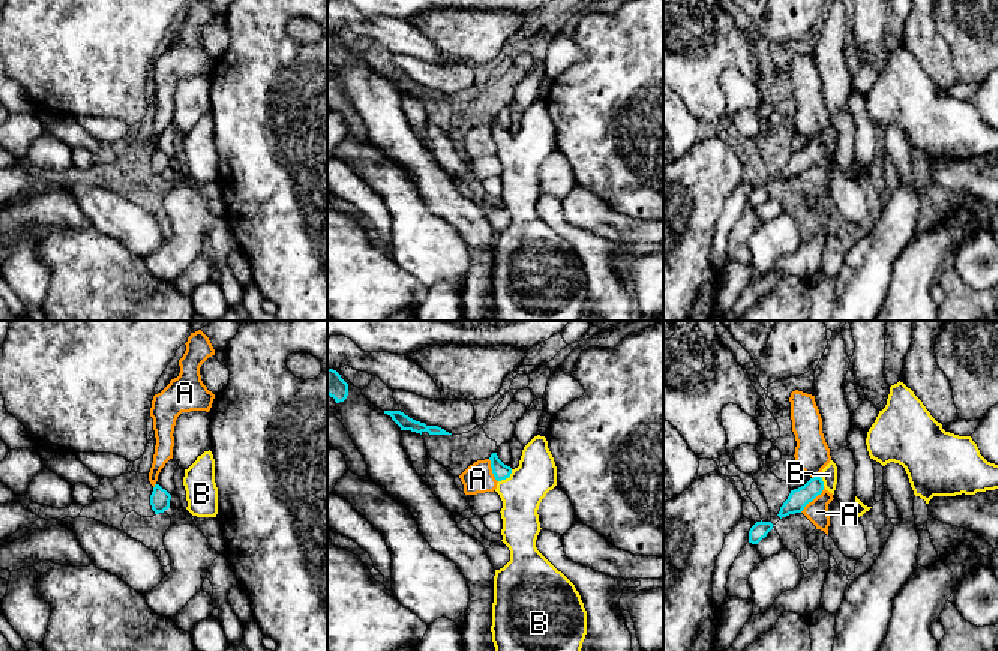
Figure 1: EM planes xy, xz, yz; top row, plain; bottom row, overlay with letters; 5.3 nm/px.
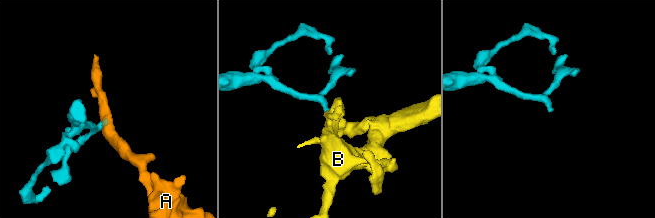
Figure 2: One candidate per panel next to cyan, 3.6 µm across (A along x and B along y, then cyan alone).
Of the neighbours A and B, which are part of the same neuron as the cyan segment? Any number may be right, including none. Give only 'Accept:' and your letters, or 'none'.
Accept: B

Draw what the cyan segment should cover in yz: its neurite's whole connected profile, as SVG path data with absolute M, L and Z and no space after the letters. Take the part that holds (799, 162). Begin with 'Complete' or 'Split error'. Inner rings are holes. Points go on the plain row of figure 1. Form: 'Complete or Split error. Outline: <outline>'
Split error. Outline: M830 124L819 141L813 141L804 150L791 154L777 180L782 183L789 178L801 177L809 166L822 158L824 153L834 159L836 148L837 130Z

